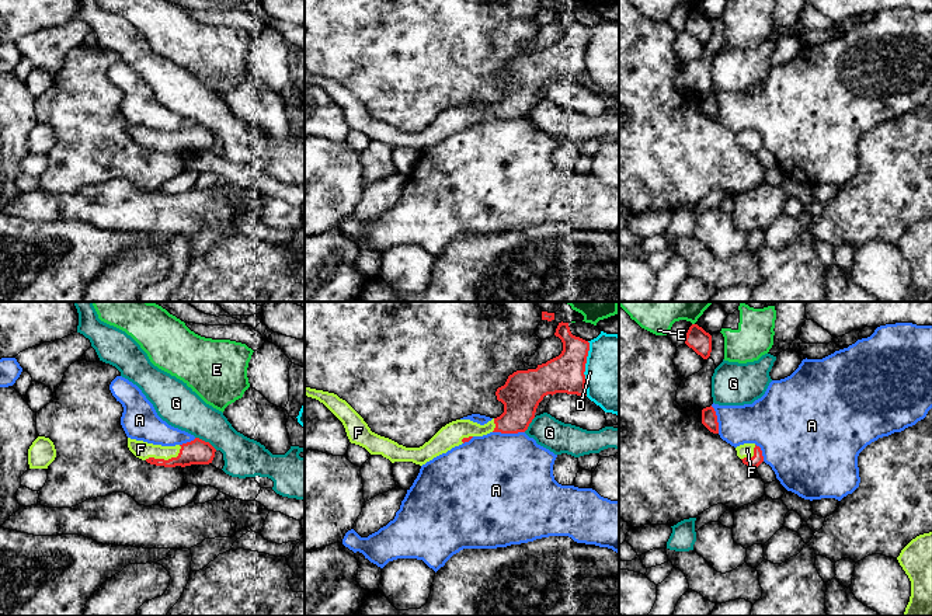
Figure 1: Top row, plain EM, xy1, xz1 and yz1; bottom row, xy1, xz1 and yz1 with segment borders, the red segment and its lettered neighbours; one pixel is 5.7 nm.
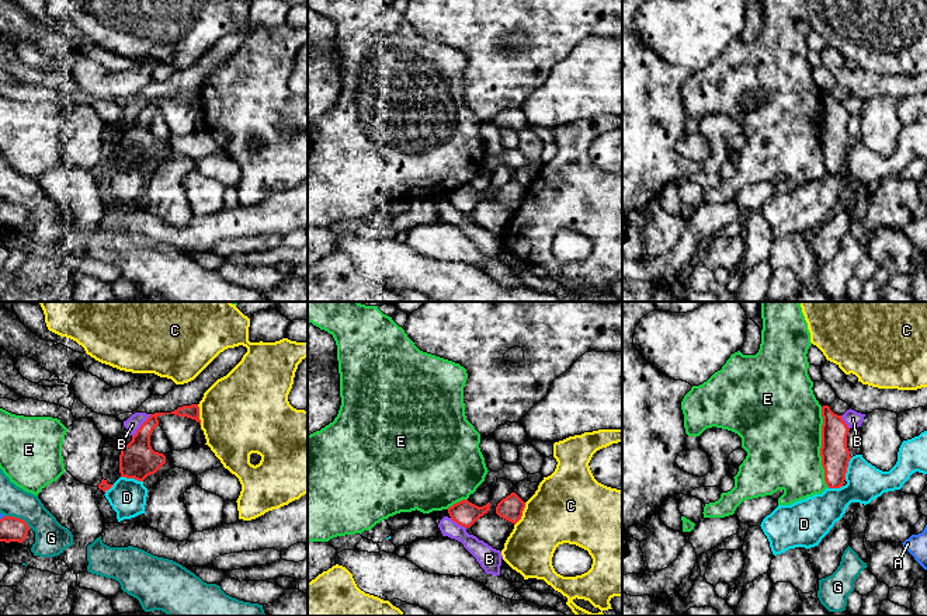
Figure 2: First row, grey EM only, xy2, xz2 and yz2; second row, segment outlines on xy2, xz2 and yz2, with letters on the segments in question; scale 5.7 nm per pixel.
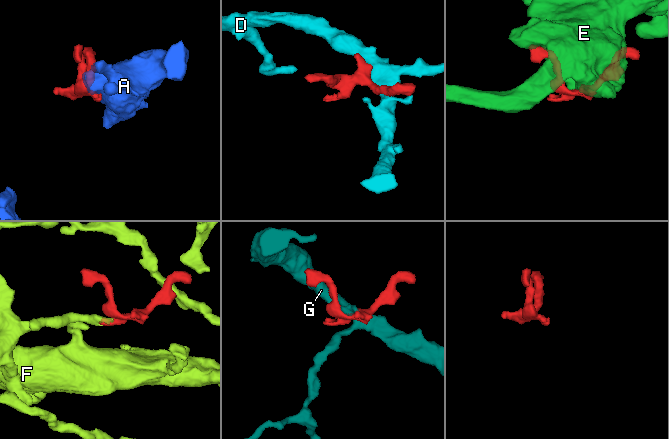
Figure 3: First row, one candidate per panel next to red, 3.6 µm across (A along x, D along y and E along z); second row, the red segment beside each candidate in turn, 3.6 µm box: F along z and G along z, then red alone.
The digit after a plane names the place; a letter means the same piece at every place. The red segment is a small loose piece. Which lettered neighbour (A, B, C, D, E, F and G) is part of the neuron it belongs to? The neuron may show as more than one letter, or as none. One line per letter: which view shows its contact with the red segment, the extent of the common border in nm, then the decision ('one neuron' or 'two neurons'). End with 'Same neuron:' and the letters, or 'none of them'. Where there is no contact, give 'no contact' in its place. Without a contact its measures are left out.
A: xz1 | 180 nm | two neurons
B: xy2 | 170 nm | two neurons
C: xz2 | 150 nm | two neurons
D: xz1 | 320 nm | two neurons
E: yz2 | 460 nm | two neurons
F: xy1 | 220 nm | one neuron
G: xy2 | 170 nm | two neurons
Same neuron: F

